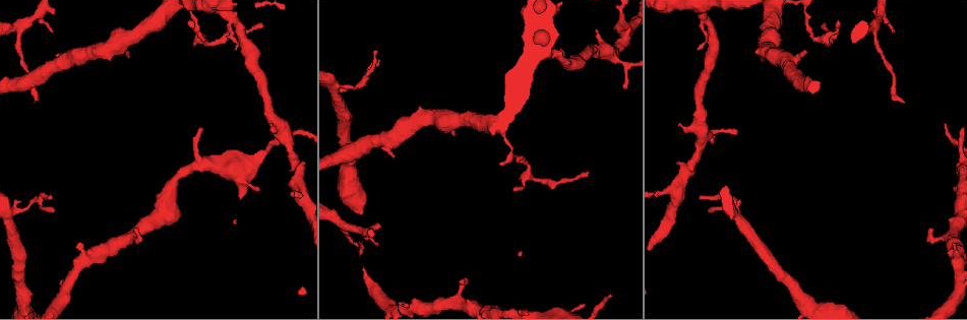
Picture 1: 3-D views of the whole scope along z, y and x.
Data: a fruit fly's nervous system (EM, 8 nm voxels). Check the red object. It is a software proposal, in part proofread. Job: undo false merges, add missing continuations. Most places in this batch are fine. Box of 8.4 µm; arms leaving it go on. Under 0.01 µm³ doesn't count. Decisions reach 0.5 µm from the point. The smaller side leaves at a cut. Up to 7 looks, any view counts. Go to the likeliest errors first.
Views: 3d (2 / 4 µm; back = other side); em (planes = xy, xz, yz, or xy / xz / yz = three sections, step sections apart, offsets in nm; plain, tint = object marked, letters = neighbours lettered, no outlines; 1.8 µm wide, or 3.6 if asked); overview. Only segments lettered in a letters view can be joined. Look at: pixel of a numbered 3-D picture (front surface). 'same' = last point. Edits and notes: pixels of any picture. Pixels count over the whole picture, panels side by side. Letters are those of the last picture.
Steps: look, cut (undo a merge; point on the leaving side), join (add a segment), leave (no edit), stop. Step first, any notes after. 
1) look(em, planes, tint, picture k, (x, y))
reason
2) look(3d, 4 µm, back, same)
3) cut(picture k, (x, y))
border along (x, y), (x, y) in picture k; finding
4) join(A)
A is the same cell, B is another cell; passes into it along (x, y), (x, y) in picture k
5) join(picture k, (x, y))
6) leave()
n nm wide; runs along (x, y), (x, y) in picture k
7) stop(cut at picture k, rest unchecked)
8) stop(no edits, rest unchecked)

look(3d, 2 µm, picture 1, (394, 156))
branch stops here

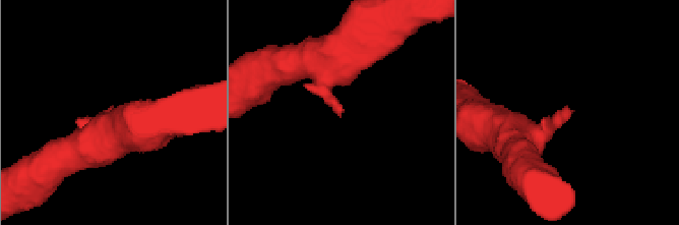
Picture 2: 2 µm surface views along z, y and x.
look(em, yz, step 4, letters, picture 2, (110, 108))
now the EM

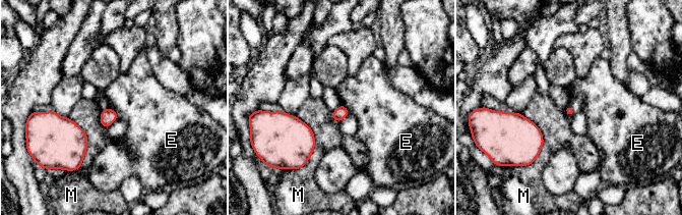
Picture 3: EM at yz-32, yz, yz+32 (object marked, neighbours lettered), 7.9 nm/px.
leave()
E and M are other cells; border along (108, 107), (116, 112), (118, 118) in picture 3; none of them fits

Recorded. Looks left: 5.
look(3d, 4 µm, picture 1, (54, 13))
branch stops here

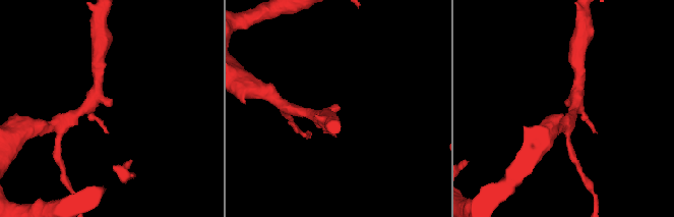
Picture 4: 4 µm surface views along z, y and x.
look(em, 3.6 µm, xy, step 8, tint, picture 4, (337, 108))
need the tissue

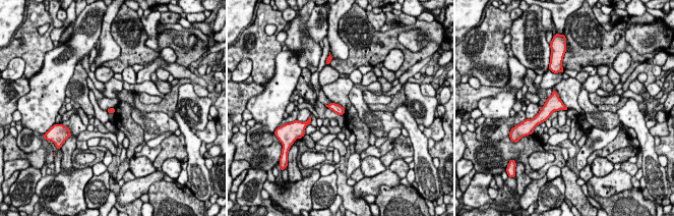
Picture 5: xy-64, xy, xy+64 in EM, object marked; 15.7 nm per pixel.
look(em, 3.6 µm, planes, letters, same)
another direction

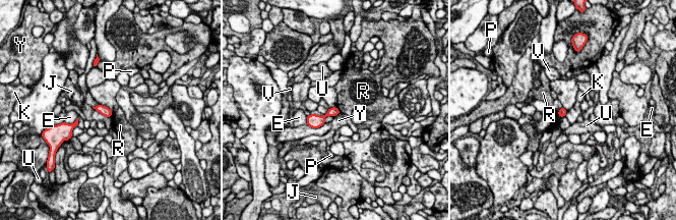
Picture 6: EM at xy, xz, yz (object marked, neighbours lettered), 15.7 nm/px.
leave()
E, J, K, P, R, U, V and Y are other cells; border along (325, 122), (317, 127), (306, 124) in picture 6; no lettered segment goes on from it

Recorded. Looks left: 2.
look(em, planes, letters, picture 1, (134, 229))
free end

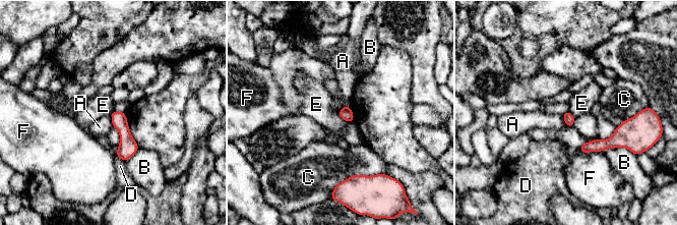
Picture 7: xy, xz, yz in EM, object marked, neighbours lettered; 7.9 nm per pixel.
leave()
C touches over 340 nm; A, B, C, D, E and F are other cells; border along (337, 112), (347, 122) in picture 7; no lettered segment goes on from it

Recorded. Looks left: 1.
stop(no edits, rest unchecked)

